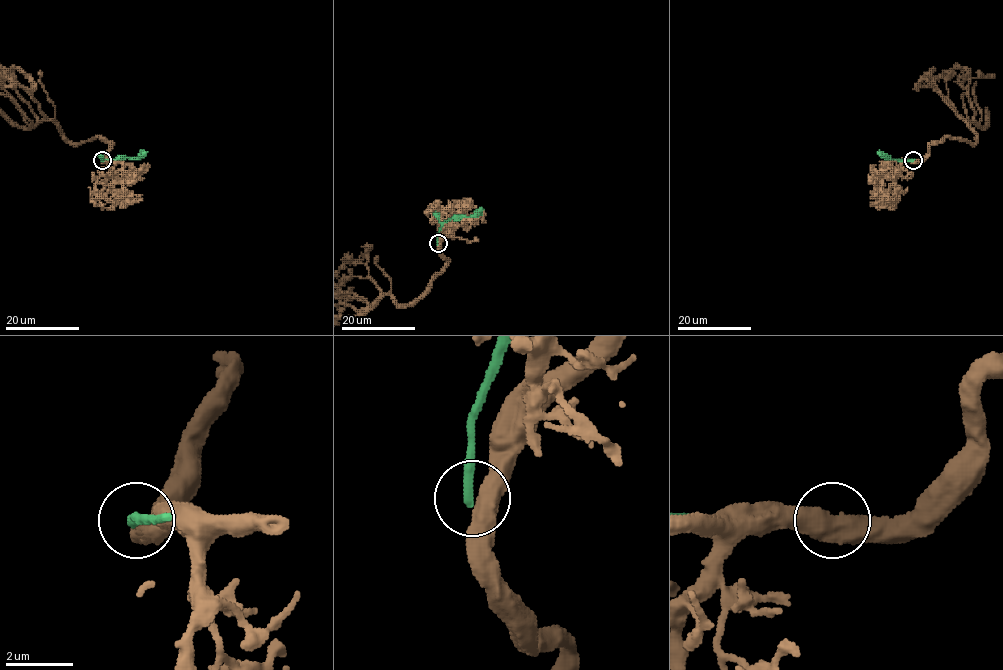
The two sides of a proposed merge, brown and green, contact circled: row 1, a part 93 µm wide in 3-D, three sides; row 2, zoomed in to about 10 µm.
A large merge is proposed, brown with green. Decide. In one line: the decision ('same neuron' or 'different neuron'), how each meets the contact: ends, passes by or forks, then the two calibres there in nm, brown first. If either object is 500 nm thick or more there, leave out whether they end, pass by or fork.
different neuron | 550/280 nm

